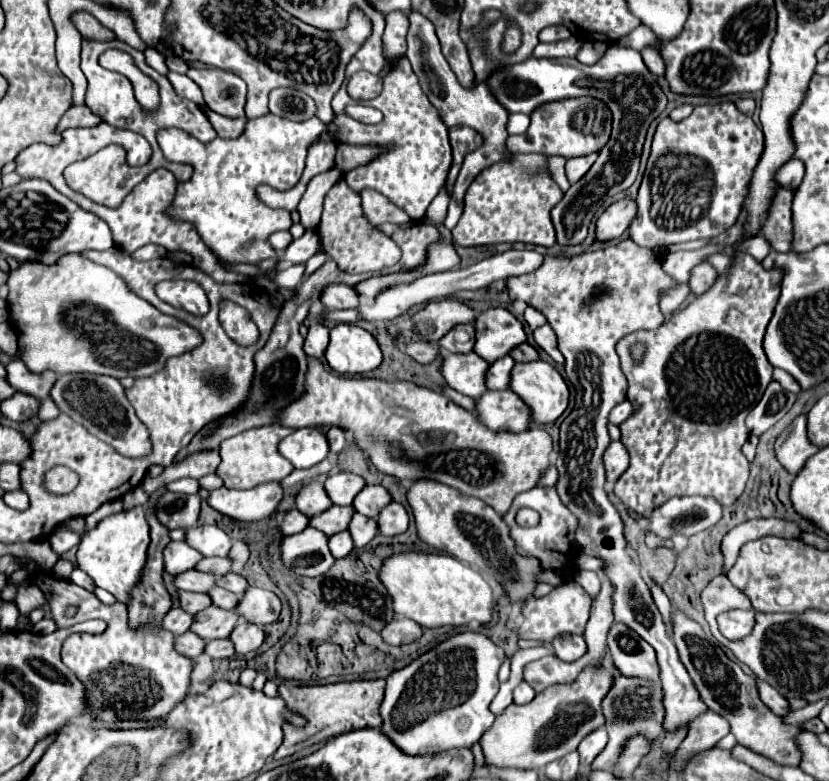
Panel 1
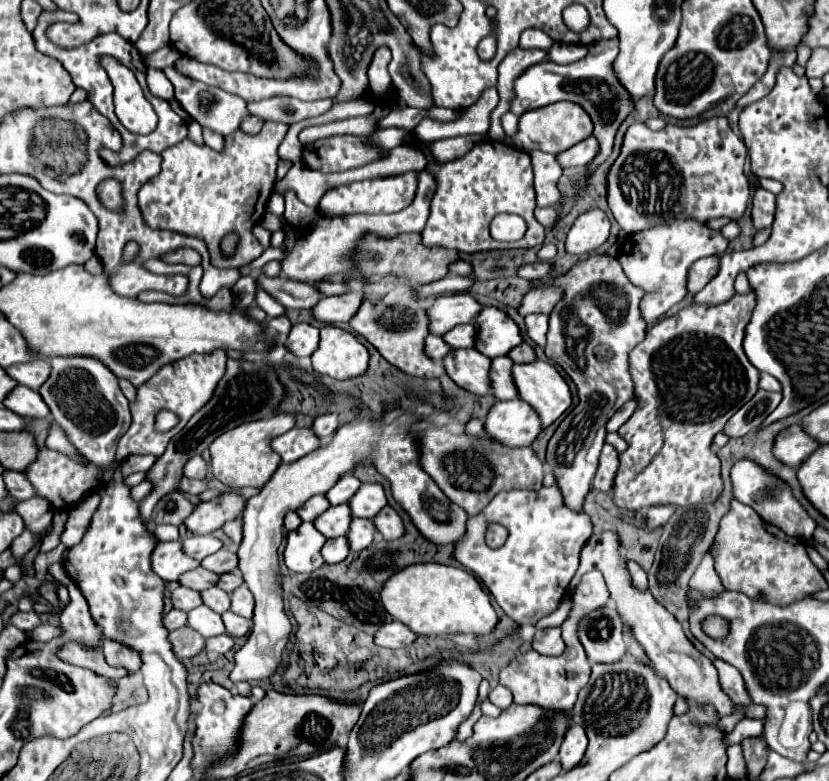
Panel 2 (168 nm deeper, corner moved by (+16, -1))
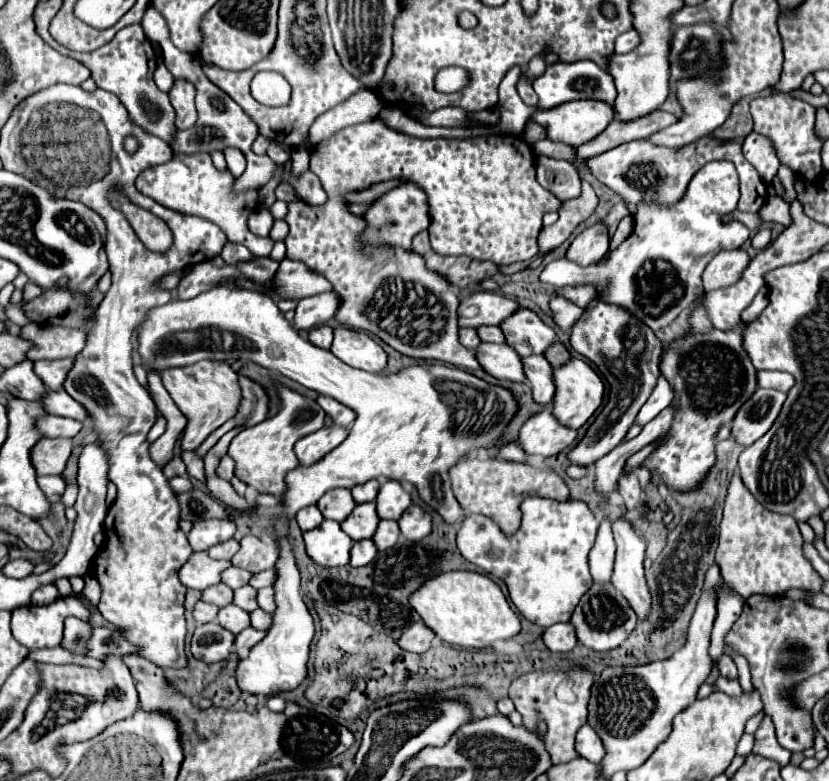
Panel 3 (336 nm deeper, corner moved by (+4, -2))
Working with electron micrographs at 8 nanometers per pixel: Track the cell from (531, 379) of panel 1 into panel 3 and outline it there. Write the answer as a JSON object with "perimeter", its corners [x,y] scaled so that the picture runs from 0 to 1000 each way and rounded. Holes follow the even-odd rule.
{"perimeter":[[[690,458],[678,471],[668,471],[666,487],[668,487],[668,494],[671,494],[668,512],[666,512],[666,517],[668,517],[666,530],[683,548],[697,551],[719,528],[719,522],[726,517],[729,492],[726,492],[724,481],[714,474],[714,469],[704,458]]]}

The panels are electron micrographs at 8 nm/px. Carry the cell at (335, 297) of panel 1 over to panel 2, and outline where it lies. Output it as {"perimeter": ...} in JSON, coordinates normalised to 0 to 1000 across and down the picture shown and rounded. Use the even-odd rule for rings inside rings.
{"perimeter":[[[316,347],[309,352],[309,362],[343,393],[374,396],[386,383],[386,375],[374,362],[362,362],[343,355],[321,355]]]}

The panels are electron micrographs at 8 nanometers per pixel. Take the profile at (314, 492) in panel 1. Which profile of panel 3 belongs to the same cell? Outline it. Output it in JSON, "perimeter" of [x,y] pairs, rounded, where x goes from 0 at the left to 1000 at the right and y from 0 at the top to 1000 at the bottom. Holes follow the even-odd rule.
{"perimeter":[[[403,625],[403,627],[396,627],[386,640],[384,640],[384,650],[388,656],[391,663],[398,663],[398,666],[405,666],[405,668],[413,668],[427,650],[427,640],[422,635],[422,627],[420,625]]]}

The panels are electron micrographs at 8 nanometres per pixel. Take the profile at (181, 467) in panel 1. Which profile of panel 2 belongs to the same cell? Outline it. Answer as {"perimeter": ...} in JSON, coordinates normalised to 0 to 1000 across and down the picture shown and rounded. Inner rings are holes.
{"perimeter":[[[241,583],[232,585],[232,588],[224,593],[224,598],[222,598],[222,608],[229,611],[229,613],[248,613],[251,606],[253,606],[253,603],[251,603],[251,593],[248,593]]]}

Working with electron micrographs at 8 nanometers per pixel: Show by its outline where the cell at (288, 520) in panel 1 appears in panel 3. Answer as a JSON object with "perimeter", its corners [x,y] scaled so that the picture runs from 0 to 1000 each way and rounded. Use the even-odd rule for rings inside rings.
{"perimeter":[[[372,648],[357,658],[357,666],[359,666],[359,673],[369,681],[369,679],[381,676],[391,663],[386,661],[386,653],[381,648]]]}

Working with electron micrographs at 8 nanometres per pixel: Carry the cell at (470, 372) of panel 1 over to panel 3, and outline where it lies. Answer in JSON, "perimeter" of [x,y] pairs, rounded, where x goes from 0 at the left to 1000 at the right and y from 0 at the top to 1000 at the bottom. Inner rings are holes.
{"perimeter":[[[579,440],[574,446],[574,461],[586,479],[601,487],[632,489],[632,476],[627,471],[627,456],[610,446],[610,440]]]}

